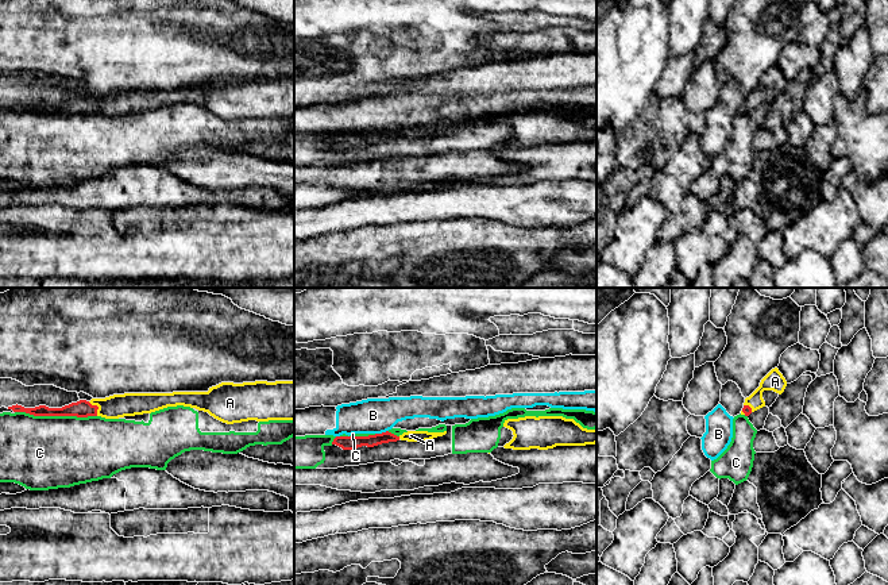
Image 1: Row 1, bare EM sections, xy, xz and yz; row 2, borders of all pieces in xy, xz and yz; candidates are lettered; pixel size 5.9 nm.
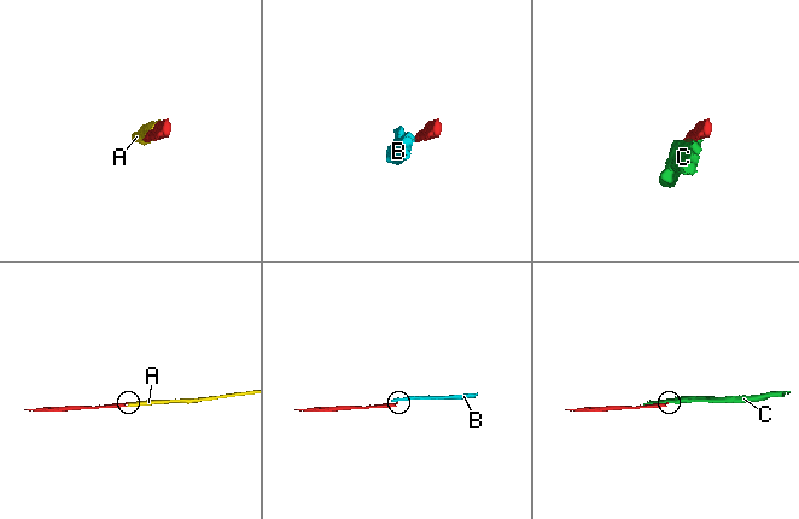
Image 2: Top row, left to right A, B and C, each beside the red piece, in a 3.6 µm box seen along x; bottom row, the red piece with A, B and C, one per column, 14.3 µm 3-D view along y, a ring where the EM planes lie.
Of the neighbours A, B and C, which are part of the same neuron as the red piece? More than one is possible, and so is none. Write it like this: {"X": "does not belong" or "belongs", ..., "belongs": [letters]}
{"A": "belongs", "B": "does not belong", "C": "does not belong", "belongs": ["A"]}

